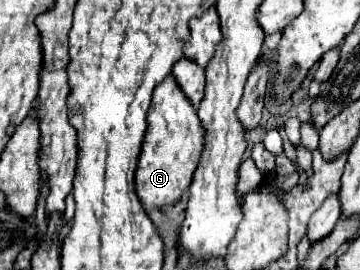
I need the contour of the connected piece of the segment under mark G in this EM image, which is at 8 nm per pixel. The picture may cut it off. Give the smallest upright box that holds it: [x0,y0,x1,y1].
[135,75,205,209]

